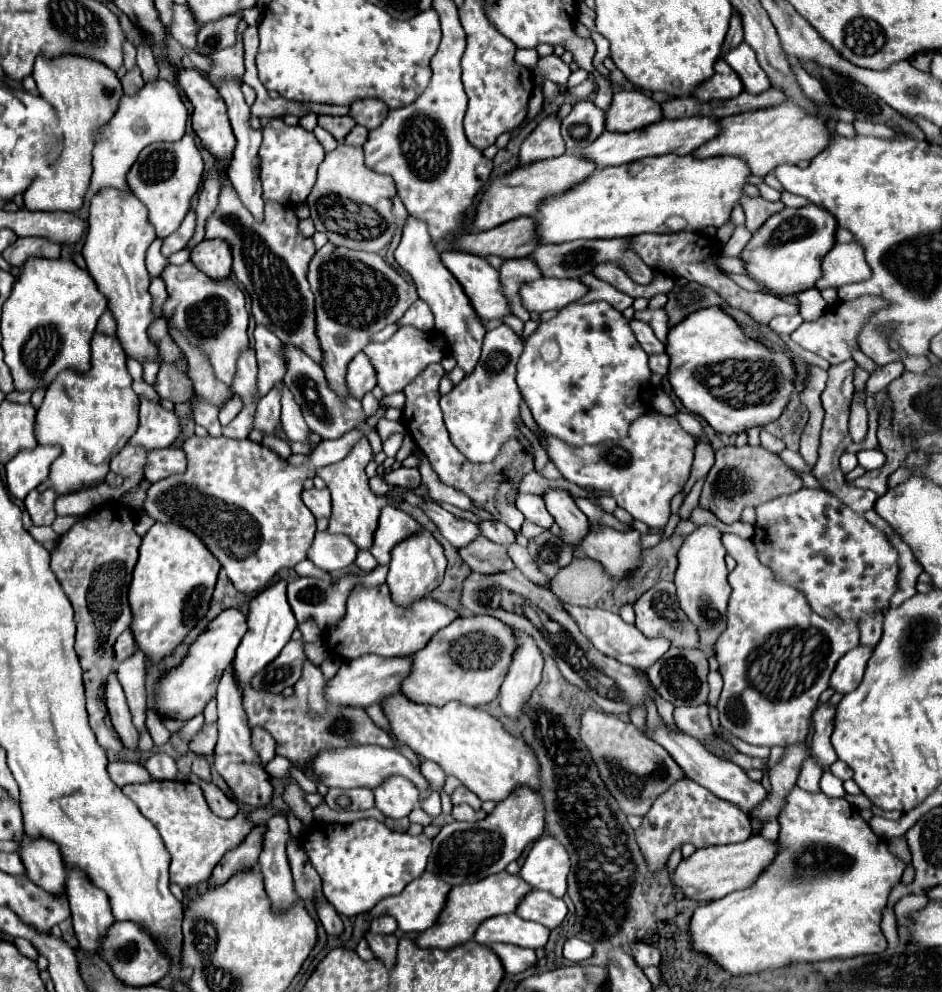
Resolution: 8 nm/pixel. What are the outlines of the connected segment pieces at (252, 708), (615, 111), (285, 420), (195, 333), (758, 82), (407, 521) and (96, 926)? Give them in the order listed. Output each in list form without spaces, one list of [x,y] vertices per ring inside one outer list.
[[[310,660],[304,662],[302,676],[294,686],[294,696],[284,698],[254,688],[244,688],[244,710],[250,726],[260,726],[276,740],[276,754],[306,764],[318,750],[340,748],[352,744],[376,744],[382,748],[394,748],[390,736],[378,728],[362,708],[342,708],[332,706],[324,700],[326,678],[320,668]]]
[[[624,90],[612,98],[612,108],[606,112],[606,130],[628,132],[660,120],[664,120],[664,116],[656,100],[640,90]]]
[[[282,382],[276,384],[276,386],[280,388],[280,394],[282,394],[282,428],[284,428],[286,436],[288,436],[288,440],[290,442],[308,440],[310,430],[308,430],[308,426],[306,426],[306,422],[302,418],[302,412],[298,408],[298,404],[294,402],[292,392]]]
[[[186,262],[182,266],[166,266],[160,276],[166,282],[168,294],[178,300],[172,324],[180,328],[194,346],[202,348],[210,356],[210,364],[216,372],[216,378],[230,386],[236,372],[236,360],[240,352],[248,346],[248,312],[244,308],[242,290],[234,284],[232,278],[208,278],[192,262]]]
[[[742,42],[738,48],[730,50],[724,60],[732,66],[732,70],[740,76],[742,84],[744,84],[744,90],[748,94],[760,94],[764,90],[768,90],[770,86],[770,80],[766,76],[766,72],[760,68],[760,64],[756,62],[756,56],[754,56],[754,50]]]
[[[386,506],[380,514],[378,528],[374,532],[374,542],[370,546],[370,554],[378,560],[378,564],[390,562],[390,550],[404,538],[412,536],[420,530],[420,524],[402,510]]]
[[[66,864],[64,888],[70,900],[80,950],[94,954],[98,950],[100,936],[104,936],[104,932],[114,922],[108,896],[100,888],[96,888],[80,868],[70,864]]]

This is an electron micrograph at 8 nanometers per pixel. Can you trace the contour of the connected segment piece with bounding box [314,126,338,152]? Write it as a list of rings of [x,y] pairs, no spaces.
[[[316,126],[316,128],[314,128],[314,136],[316,136],[316,138],[318,138],[318,142],[324,146],[324,150],[326,150],[326,152],[330,152],[330,150],[334,150],[334,148],[338,146],[336,138],[334,138],[330,132],[326,132],[324,128],[320,128],[320,126]]]

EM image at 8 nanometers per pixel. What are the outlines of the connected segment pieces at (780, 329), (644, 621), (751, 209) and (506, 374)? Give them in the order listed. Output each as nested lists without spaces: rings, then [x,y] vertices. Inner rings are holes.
[[[776,316],[770,320],[770,328],[778,334],[792,334],[802,324],[800,316]]]
[[[660,580],[656,586],[646,590],[636,600],[634,612],[636,612],[636,628],[646,638],[666,638],[666,640],[670,640],[672,646],[702,650],[706,656],[712,654],[712,648],[704,648],[704,644],[700,644],[698,628],[692,624],[692,620],[688,620],[688,616],[684,616],[684,610],[680,608],[680,602],[676,600],[676,586],[674,586],[674,582]]]
[[[744,196],[740,200],[742,208],[744,208],[744,214],[746,214],[746,228],[750,232],[758,230],[772,214],[780,212],[784,208],[784,204],[778,200],[778,202],[770,202],[770,200],[764,200],[762,196],[758,198],[750,198],[750,196]]]
[[[506,324],[486,332],[482,358],[474,372],[466,376],[450,394],[440,398],[444,422],[454,446],[472,462],[490,462],[498,456],[508,438],[520,438],[516,422],[520,420],[518,404],[522,400],[516,384],[516,362],[522,354],[522,340]]]

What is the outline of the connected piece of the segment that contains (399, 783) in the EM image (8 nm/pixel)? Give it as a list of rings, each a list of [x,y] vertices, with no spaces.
[[[392,776],[374,788],[376,808],[390,818],[404,818],[418,804],[418,788],[404,776]]]

